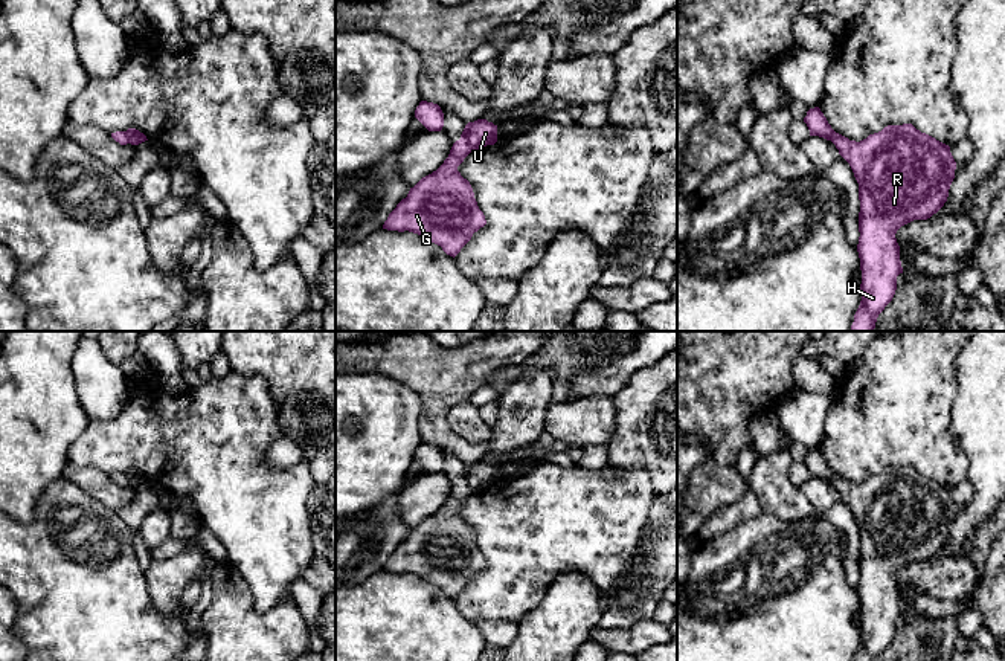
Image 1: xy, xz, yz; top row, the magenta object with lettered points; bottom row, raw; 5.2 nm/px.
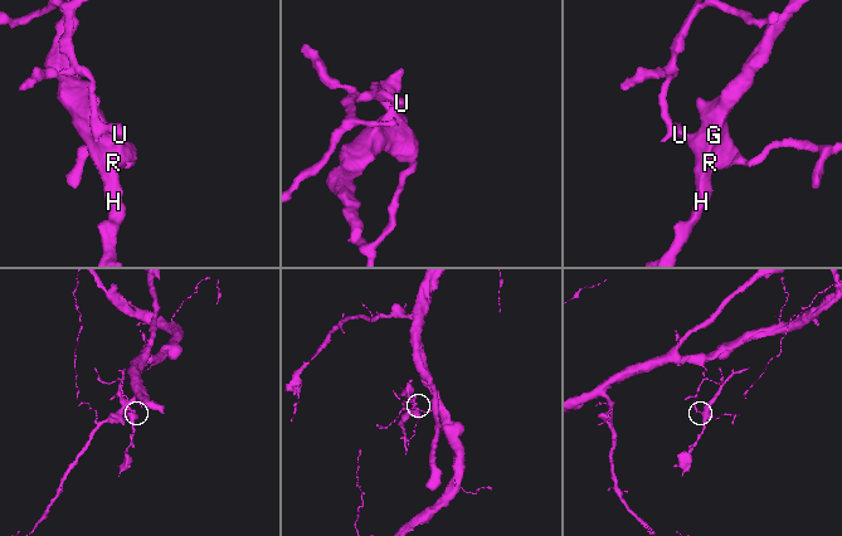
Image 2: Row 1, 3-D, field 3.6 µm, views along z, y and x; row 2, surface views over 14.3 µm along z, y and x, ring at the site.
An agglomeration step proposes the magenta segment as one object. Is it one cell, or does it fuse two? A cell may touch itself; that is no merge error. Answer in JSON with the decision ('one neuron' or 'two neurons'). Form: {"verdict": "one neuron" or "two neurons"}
{"verdict": "two neurons"}

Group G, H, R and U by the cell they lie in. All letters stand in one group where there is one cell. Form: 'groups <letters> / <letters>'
groups G H R / U

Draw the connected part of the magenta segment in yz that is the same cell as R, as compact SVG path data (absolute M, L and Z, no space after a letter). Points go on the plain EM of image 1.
M912 466L888 467L881 473L856 484L834 475L831 484L849 505L859 525L859 586L862 612L862 643L854 661L877 661L892 643L897 618L903 615L897 572L913 563L936 556L949 539L956 504L950 488L921 475Z

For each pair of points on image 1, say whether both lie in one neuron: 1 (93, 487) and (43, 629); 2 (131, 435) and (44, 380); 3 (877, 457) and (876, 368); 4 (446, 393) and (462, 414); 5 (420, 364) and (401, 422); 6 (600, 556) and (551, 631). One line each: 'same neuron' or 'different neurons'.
1: different neurons
2: different neurons
3: same neuron
4: different neurons
5: different neurons
6: different neurons

